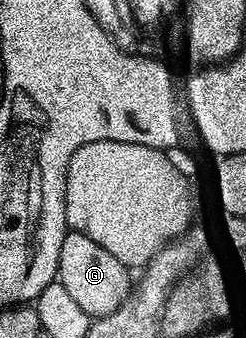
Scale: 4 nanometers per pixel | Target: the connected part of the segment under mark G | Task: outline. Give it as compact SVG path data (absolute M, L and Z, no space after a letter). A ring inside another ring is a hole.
M69 231L61 243L61 255L59 256L59 272L57 279L69 291L81 311L85 311L93 319L109 315L117 309L120 302L127 297L129 281L127 285L128 266L121 264L105 247L93 243L89 235Z

